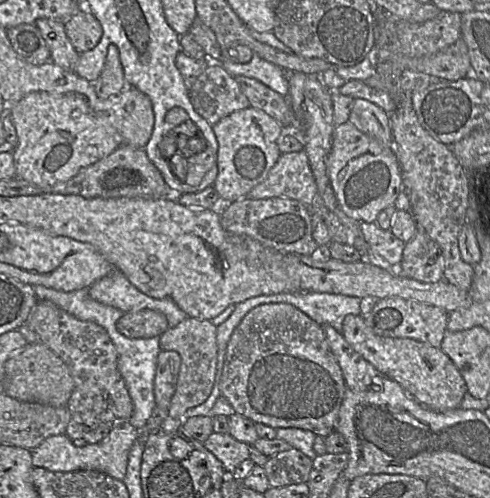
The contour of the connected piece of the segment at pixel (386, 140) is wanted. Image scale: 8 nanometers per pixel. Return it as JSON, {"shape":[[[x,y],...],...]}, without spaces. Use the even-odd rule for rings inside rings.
{"shape":[[[354,99],[348,122],[392,150],[389,114],[376,104],[365,99]]]}

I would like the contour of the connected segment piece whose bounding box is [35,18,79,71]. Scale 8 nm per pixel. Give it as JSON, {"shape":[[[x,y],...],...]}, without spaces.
{"shape":[[[39,18],[35,21],[49,51],[50,61],[68,71],[75,71],[79,53],[68,39],[64,22],[50,18]]]}

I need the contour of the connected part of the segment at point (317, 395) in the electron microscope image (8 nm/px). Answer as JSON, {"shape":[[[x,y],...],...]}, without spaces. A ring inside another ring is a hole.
{"shape":[[[270,303],[253,308],[242,319],[230,337],[220,379],[220,394],[229,402],[235,414],[244,416],[255,424],[263,424],[274,429],[299,428],[309,430],[317,436],[326,438],[334,432],[337,432],[338,415],[345,397],[346,389],[342,370],[331,351],[323,326],[291,304]]]}

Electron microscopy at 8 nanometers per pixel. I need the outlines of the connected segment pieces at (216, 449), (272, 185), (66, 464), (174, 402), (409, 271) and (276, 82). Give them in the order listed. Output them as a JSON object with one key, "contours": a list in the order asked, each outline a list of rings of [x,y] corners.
{"contours":[[[[212,433],[203,445],[223,464],[227,474],[232,474],[245,460],[263,467],[269,459],[252,445],[239,442],[229,434]]],[[[304,150],[281,153],[267,177],[246,195],[252,199],[289,198],[306,206],[318,193],[317,184]]],[[[118,421],[109,435],[96,444],[77,446],[66,434],[51,436],[32,450],[32,465],[34,468],[40,467],[52,472],[99,471],[123,481],[130,449],[141,434],[128,421]]],[[[187,317],[162,333],[159,345],[162,351],[175,351],[181,358],[179,376],[167,415],[184,420],[187,410],[201,405],[211,394],[217,365],[217,327],[211,320]]],[[[418,228],[414,236],[405,243],[402,259],[397,267],[400,274],[422,282],[437,282],[443,279],[444,258],[439,245],[423,229]]],[[[254,52],[247,63],[223,61],[224,68],[233,76],[246,76],[257,79],[288,100],[288,73],[283,68],[263,59]]]]}

